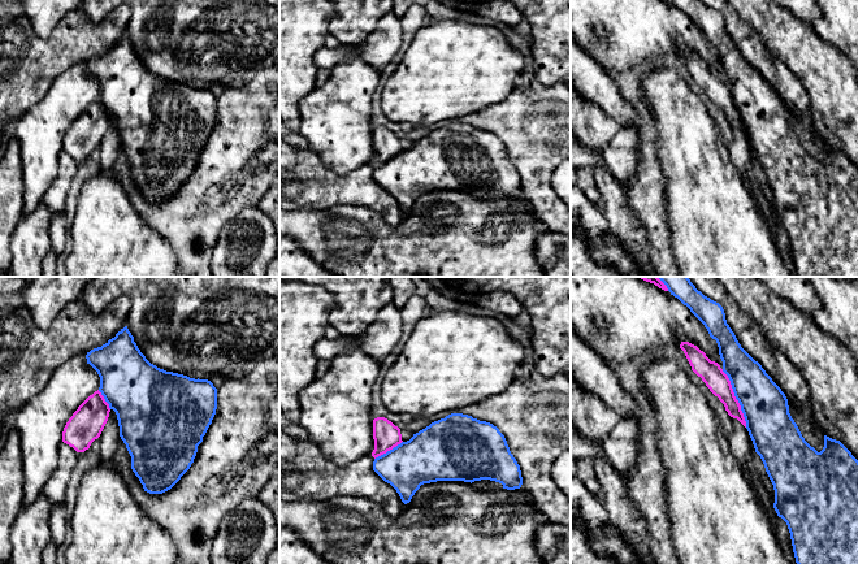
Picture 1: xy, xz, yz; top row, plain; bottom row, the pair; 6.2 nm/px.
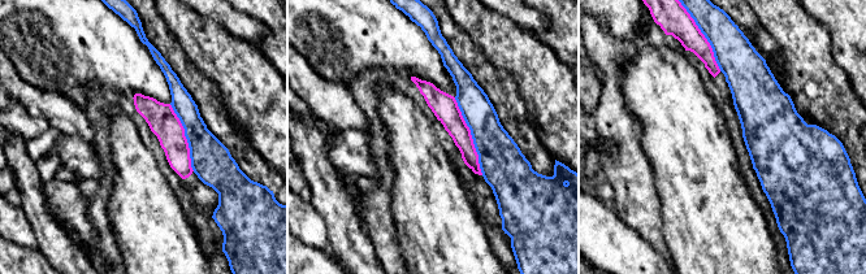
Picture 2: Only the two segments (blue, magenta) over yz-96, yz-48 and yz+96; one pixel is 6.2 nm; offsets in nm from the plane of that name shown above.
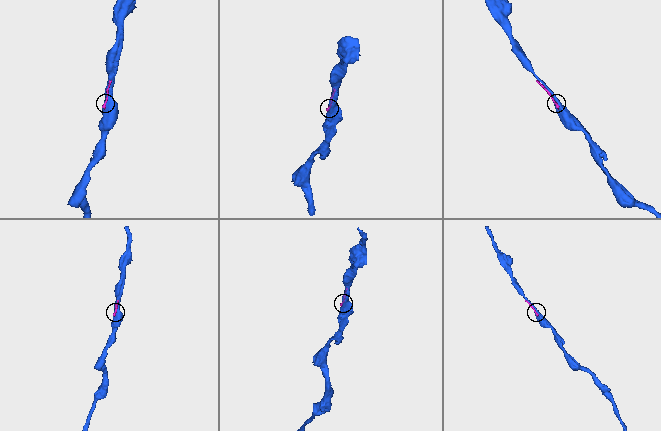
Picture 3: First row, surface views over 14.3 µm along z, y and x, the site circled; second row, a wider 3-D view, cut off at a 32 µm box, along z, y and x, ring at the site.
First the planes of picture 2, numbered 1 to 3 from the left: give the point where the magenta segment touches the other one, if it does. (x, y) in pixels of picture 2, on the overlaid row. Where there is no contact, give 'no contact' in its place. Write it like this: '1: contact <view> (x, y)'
1: contact yz-96 (186, 138)
2: contact yz-48 (472, 136)
3: contact yz+96 (704, 34)

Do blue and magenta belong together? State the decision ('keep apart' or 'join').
keep apart

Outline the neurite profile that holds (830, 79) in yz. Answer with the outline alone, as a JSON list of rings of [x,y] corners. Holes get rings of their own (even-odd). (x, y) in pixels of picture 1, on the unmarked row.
[[[727,0],[727,3],[753,26],[770,51],[797,77],[809,99],[814,130],[823,143],[840,149],[858,169],[858,73],[853,64],[822,39],[811,25],[798,19],[788,9],[780,8],[771,0]]]

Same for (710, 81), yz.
[[[681,51],[680,57],[684,60],[692,79],[701,86],[710,100],[719,107],[728,123],[737,127],[746,136],[741,114],[734,105],[728,84],[720,74],[711,70],[703,60],[689,51]]]

